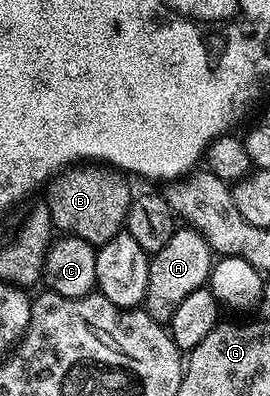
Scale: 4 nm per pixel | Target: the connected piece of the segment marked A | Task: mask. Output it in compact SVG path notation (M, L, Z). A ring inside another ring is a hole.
M192 226L174 227L167 244L158 252L152 253L149 261L144 311L148 312L151 318L168 322L175 314L175 306L179 306L179 302L183 302L187 294L197 288L206 287L214 271L213 260L215 261L215 253L200 230Z

